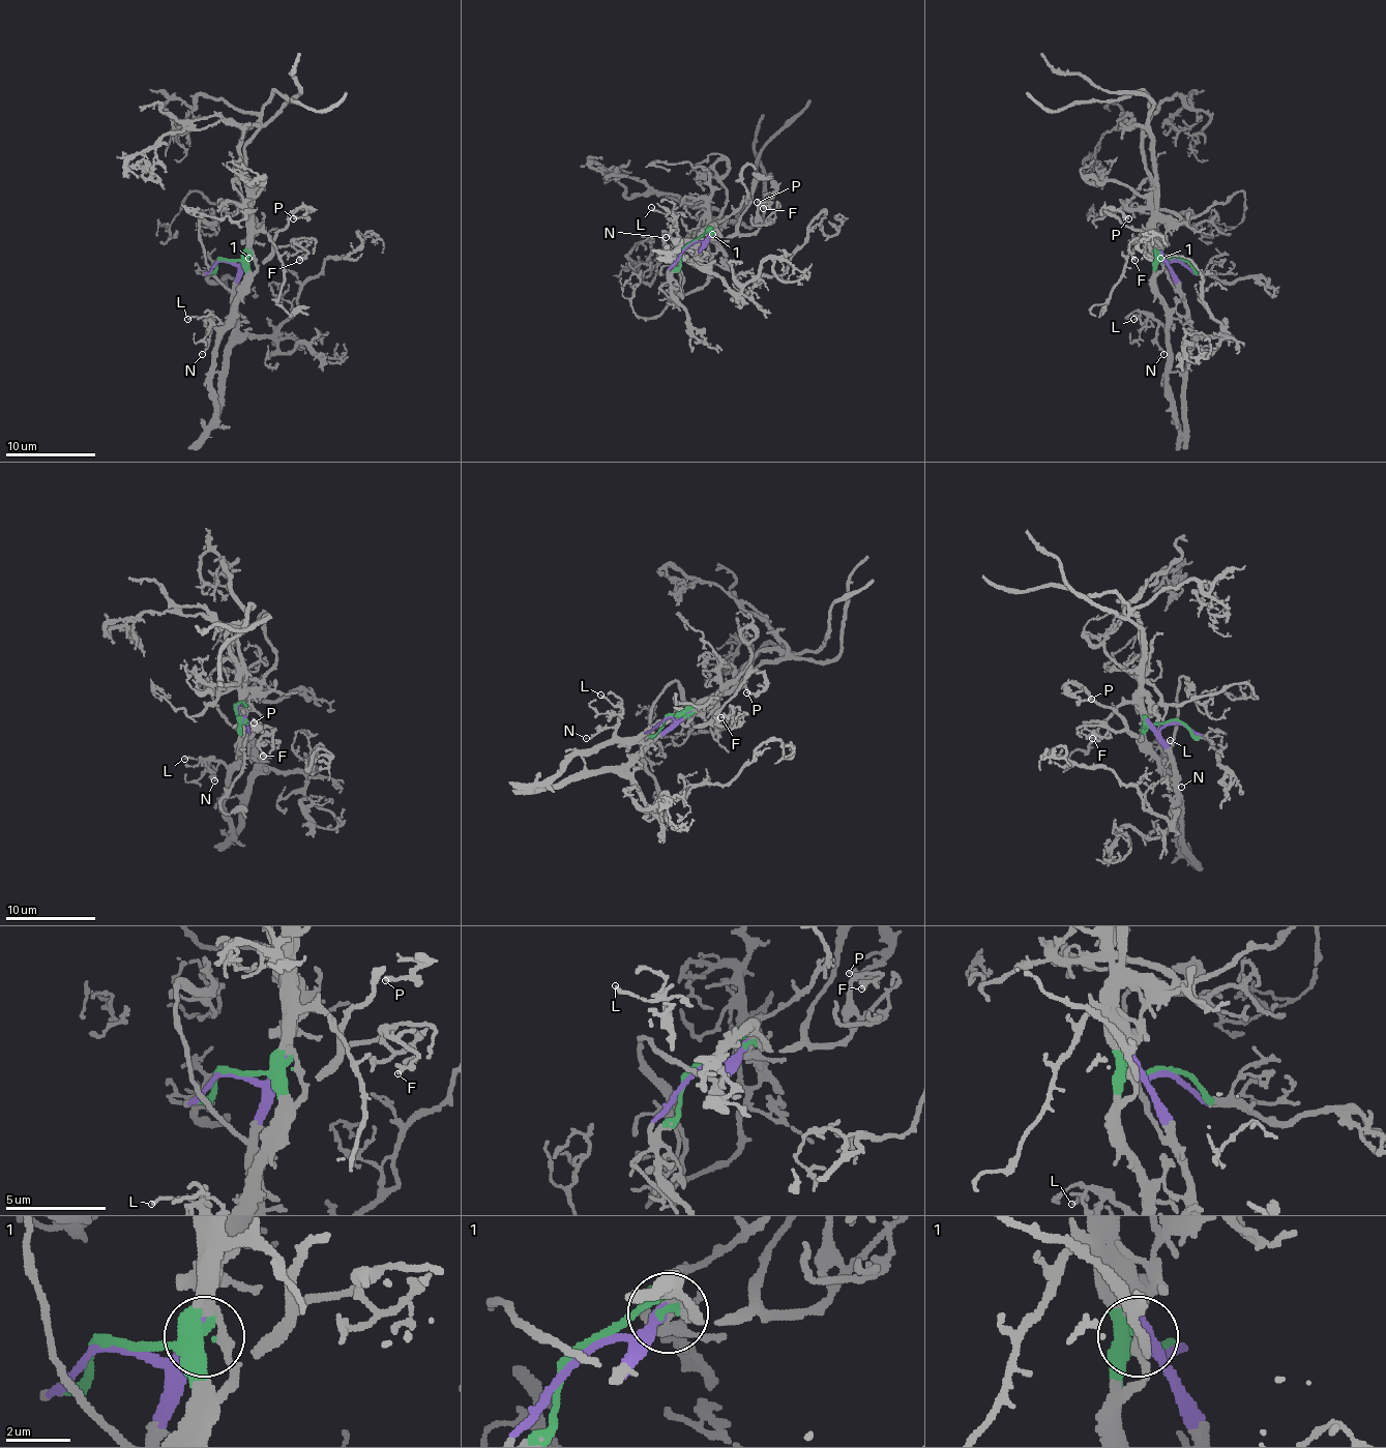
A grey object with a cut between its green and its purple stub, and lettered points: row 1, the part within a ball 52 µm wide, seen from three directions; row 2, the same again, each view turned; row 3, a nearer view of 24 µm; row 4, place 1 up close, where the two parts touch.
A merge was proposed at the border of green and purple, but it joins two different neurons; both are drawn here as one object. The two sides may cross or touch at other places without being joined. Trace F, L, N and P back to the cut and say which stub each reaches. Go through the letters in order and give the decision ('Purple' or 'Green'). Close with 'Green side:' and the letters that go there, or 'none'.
F: Green
L: Green
N: Green
P: Green
Green side: F, L, N, P

